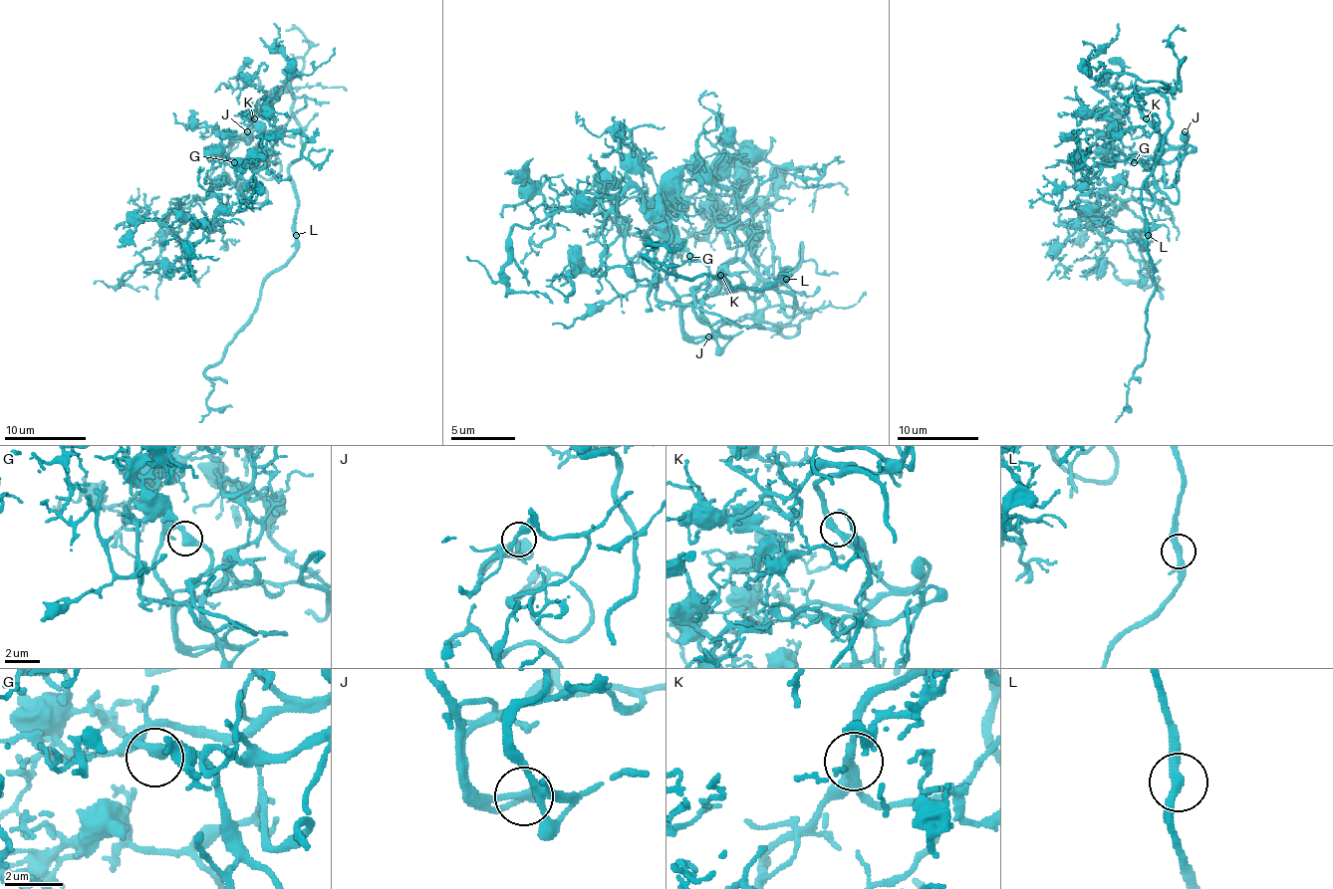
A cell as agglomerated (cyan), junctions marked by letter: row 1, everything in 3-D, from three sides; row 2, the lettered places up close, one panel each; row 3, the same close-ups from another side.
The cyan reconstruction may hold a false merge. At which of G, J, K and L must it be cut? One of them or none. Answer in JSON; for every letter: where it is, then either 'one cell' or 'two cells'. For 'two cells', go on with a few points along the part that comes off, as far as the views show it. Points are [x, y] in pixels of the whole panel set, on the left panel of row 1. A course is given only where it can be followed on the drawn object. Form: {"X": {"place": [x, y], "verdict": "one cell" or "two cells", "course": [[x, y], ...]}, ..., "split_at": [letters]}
{"G": {"place": [234, 162], "verdict": "one cell"}, "J": {"place": [247, 131], "verdict": "one cell"}, "K": {"place": [254, 118], "verdict": "one cell"}, "L": {"place": [296, 235], "verdict": "one cell"}, "split_at": []}

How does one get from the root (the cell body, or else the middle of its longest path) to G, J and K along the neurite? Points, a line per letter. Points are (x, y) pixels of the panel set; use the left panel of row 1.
G: (273, 102), (275, 91), (257, 106), (253, 121), (238, 143), (226, 156), (220, 154), (234, 162)
J: (273, 102), (275, 91), (257, 106), (253, 121), (230, 145), (247, 131)
K: (273, 102), (275, 91), (257, 106), (255, 119)

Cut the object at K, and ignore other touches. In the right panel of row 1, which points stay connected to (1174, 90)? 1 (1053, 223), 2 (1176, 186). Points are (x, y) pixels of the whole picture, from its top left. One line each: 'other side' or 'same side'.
1: other side
2: other side

